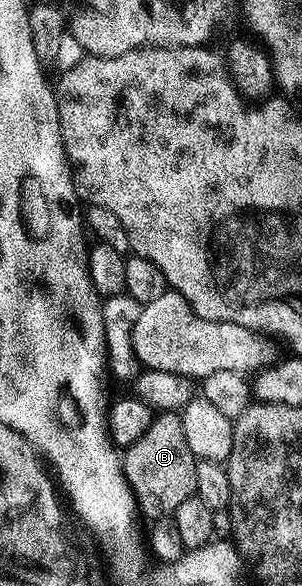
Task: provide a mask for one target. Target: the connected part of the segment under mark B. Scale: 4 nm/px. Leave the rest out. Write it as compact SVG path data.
M158 412L151 427L123 453L125 478L137 500L140 516L148 519L172 517L179 503L197 492L197 463L197 458L191 455L191 447L187 447L180 412Z

